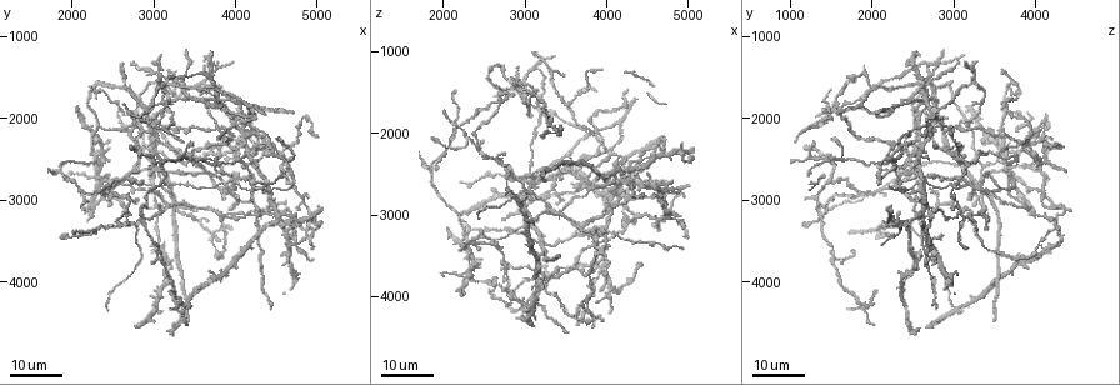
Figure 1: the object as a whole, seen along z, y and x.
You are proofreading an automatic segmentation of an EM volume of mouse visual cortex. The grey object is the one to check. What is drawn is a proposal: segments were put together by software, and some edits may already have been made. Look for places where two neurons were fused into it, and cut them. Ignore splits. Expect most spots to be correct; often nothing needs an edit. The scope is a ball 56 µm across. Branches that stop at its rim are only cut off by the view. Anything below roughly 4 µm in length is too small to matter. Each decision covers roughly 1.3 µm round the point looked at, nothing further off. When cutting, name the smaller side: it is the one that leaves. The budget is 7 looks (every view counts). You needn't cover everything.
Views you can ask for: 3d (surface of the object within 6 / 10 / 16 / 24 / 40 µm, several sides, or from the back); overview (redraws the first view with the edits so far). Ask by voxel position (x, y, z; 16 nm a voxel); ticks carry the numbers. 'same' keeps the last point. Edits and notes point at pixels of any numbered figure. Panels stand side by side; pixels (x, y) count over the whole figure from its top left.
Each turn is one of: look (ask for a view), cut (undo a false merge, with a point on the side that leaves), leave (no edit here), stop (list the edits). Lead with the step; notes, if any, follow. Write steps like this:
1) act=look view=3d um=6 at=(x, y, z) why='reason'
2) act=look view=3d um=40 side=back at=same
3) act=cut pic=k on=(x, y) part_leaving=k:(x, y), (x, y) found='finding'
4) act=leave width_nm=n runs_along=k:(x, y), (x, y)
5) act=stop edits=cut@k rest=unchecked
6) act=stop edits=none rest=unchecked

act=look view=3d um=16 at=(2800, 3300, 2450) why='three arms meet'

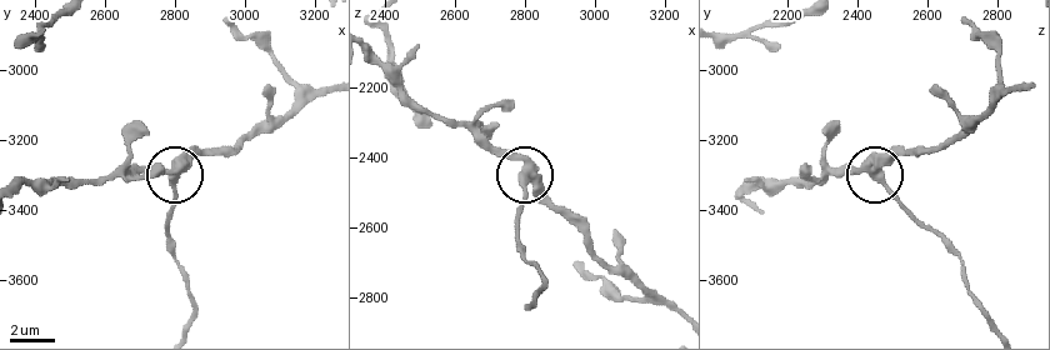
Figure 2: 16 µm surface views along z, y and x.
act=look view=3d um=10 at=(2810, 3290, 2440)

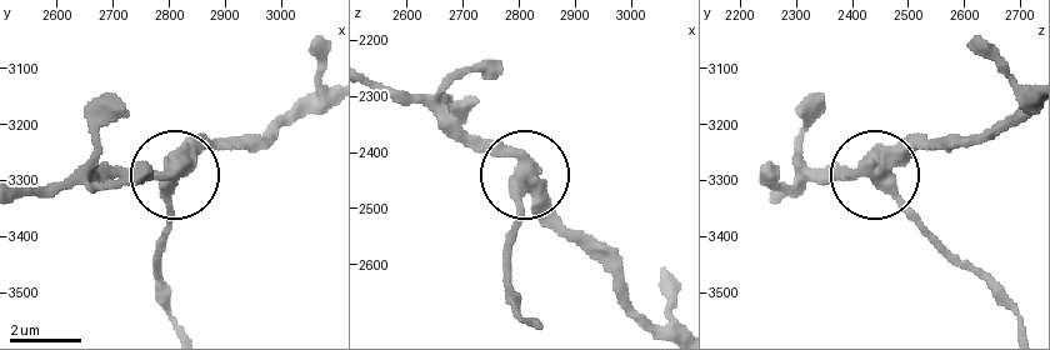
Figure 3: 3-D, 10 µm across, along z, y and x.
act=leave width_nm=400 found='all the same neuron'

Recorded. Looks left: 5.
act=look view=3d um=24 at=(2750, 3000, 1450)

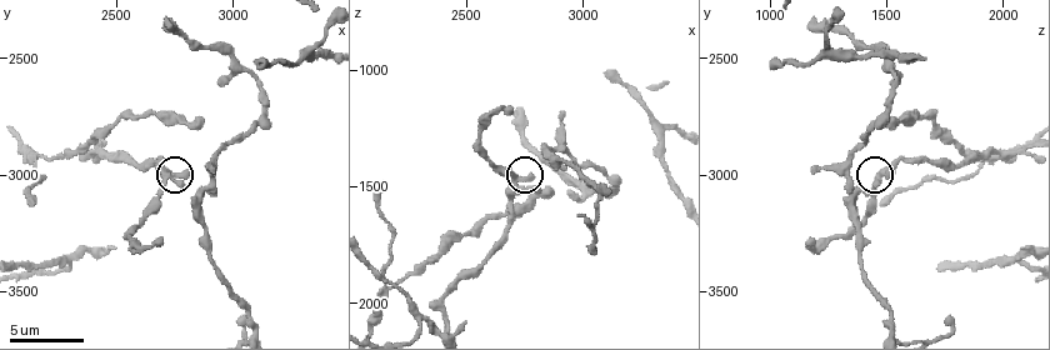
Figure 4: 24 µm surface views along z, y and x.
act=look view=3d um=6 at=(2720, 3020, 1470)

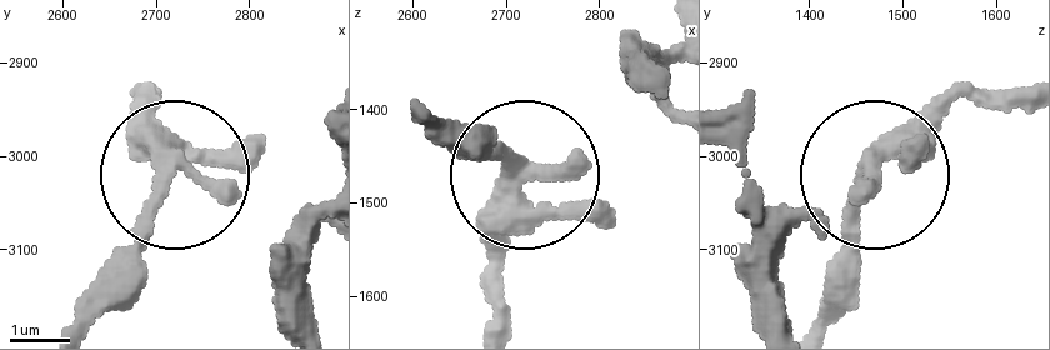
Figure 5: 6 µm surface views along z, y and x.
act=leave side_arm_um=10 runs_along=5:(491, 325), (491, 221), (511, 166), (436, 146) found='one neuron here'

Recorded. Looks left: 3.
act=look view=3d um=6 at=(2170, 2910, 1930) why='small branch off a trunk'

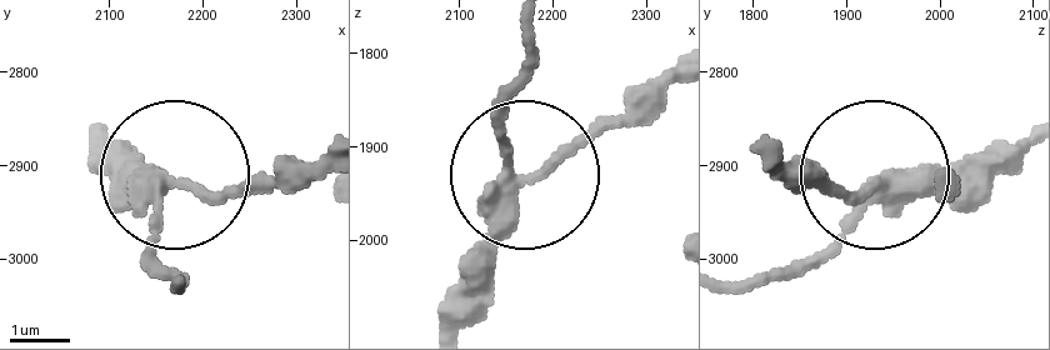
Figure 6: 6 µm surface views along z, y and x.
act=leave side_arm_um=10 arms=3 found='all the same neuron'

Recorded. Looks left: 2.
act=stop edits=none rest=unchecked

